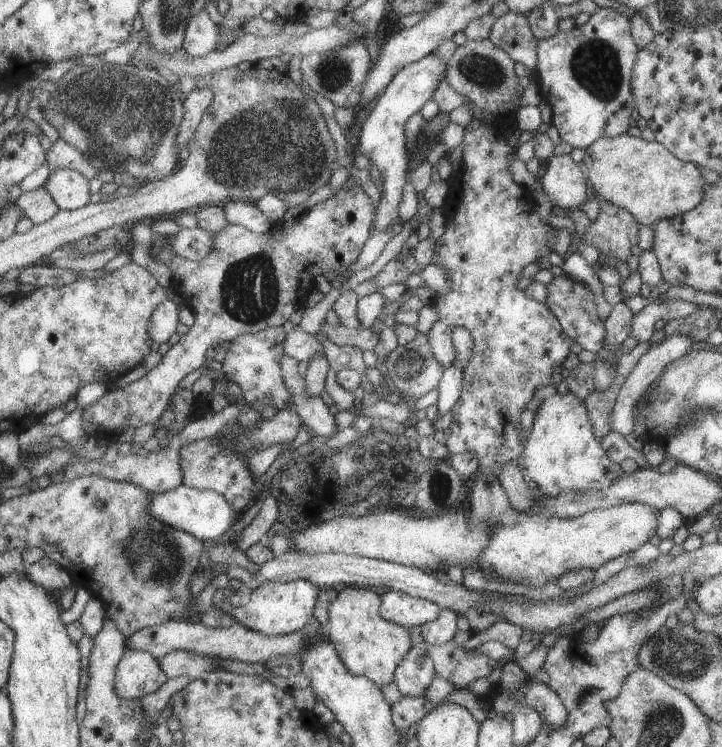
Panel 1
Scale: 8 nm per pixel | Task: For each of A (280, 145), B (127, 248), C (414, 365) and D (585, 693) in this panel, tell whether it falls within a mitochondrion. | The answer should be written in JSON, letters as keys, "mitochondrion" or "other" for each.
{"A":"mitochondrion","B":"other","C":"mitochondrion","D":"other"}

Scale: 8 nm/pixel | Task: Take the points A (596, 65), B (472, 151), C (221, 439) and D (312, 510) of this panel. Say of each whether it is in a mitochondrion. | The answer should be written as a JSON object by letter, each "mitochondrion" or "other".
{"A":"mitochondrion","B":"other","C":"other","D":"other"}

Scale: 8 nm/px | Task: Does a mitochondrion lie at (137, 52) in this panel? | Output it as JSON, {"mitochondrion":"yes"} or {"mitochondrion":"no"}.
{"mitochondrion":"yes"}

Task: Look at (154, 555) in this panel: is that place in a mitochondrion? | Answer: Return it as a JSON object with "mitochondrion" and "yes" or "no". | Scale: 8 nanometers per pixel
{"mitochondrion":"yes"}

